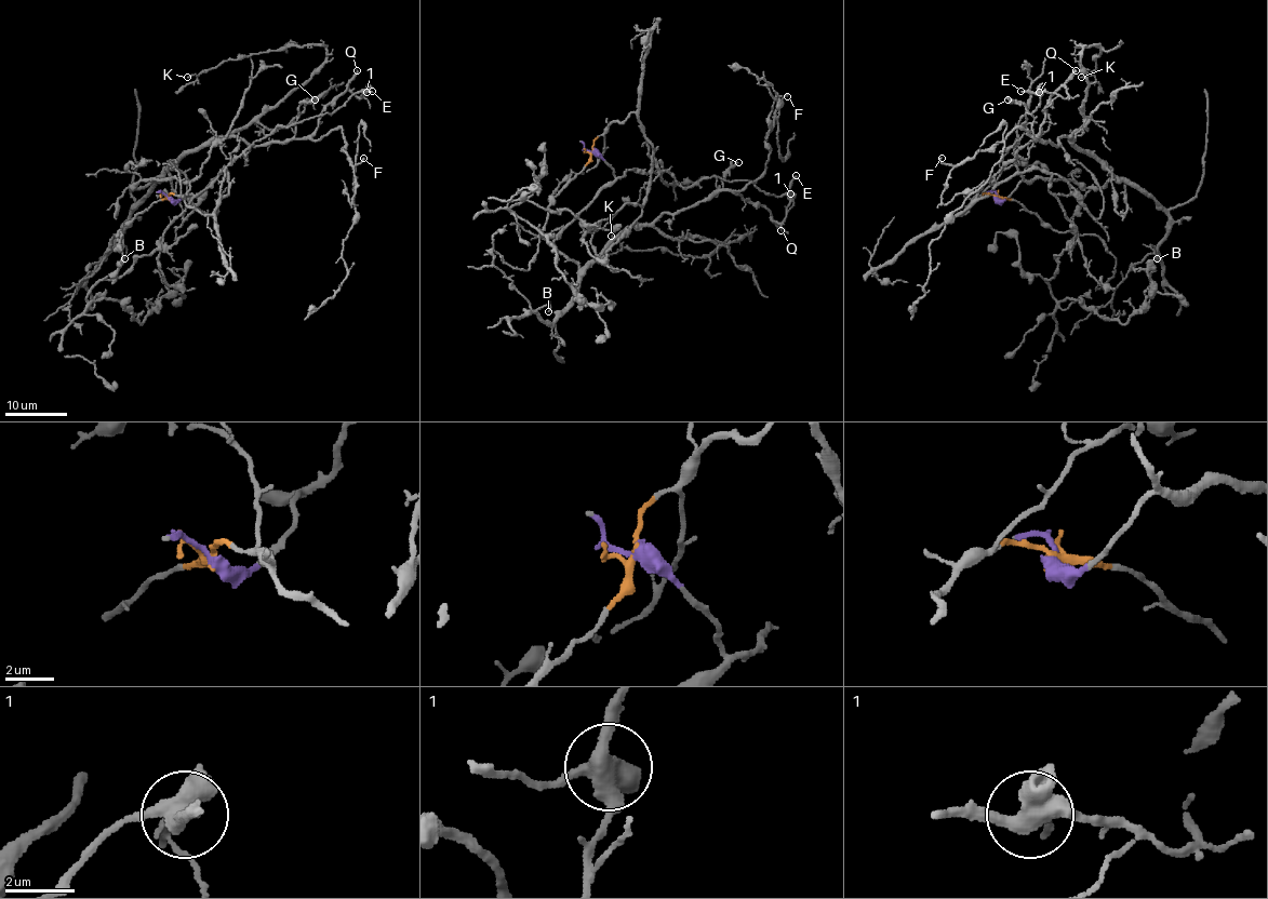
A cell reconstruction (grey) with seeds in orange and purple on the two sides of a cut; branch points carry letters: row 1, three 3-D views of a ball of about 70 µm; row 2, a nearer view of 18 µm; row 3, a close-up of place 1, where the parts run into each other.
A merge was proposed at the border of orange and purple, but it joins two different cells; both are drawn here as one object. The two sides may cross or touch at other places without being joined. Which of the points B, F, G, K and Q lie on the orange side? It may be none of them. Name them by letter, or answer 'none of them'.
none of them

